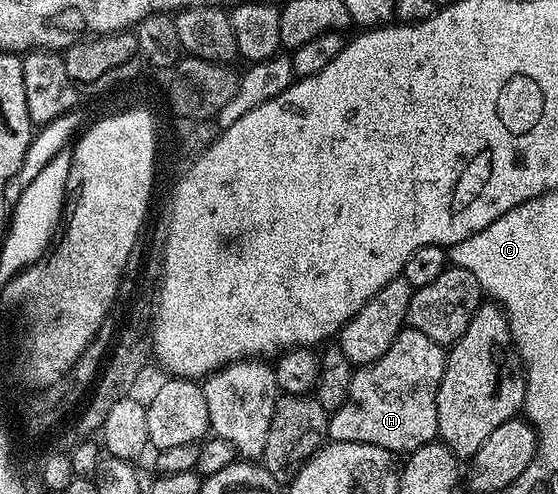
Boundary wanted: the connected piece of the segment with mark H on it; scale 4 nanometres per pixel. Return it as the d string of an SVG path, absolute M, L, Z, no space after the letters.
M410 328L400 330L393 340L389 352L368 366L360 366L351 375L349 394L341 408L330 411L327 419L326 437L332 442L364 442L391 451L396 456L412 454L417 448L439 438L437 428L437 388L445 372L447 350L429 340L425 332Z

